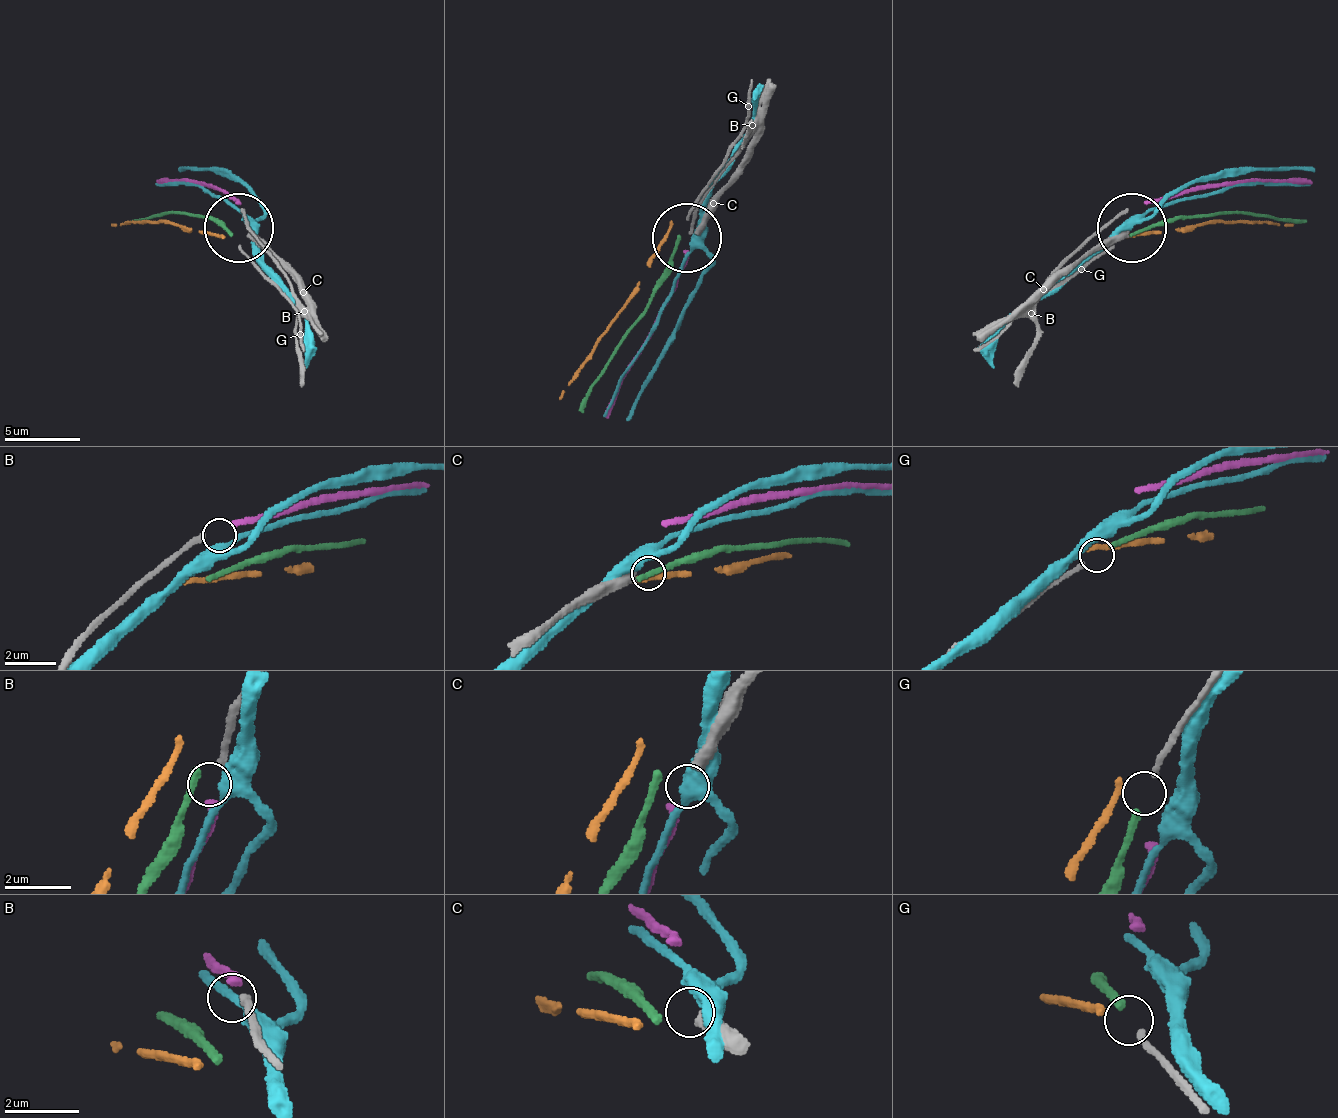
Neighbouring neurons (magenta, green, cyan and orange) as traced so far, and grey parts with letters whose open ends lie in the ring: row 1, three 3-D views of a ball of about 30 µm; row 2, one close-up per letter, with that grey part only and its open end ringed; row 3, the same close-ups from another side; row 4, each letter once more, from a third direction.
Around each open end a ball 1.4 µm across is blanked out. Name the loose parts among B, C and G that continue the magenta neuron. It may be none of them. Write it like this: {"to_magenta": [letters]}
{"to_magenta": ["B"]}

